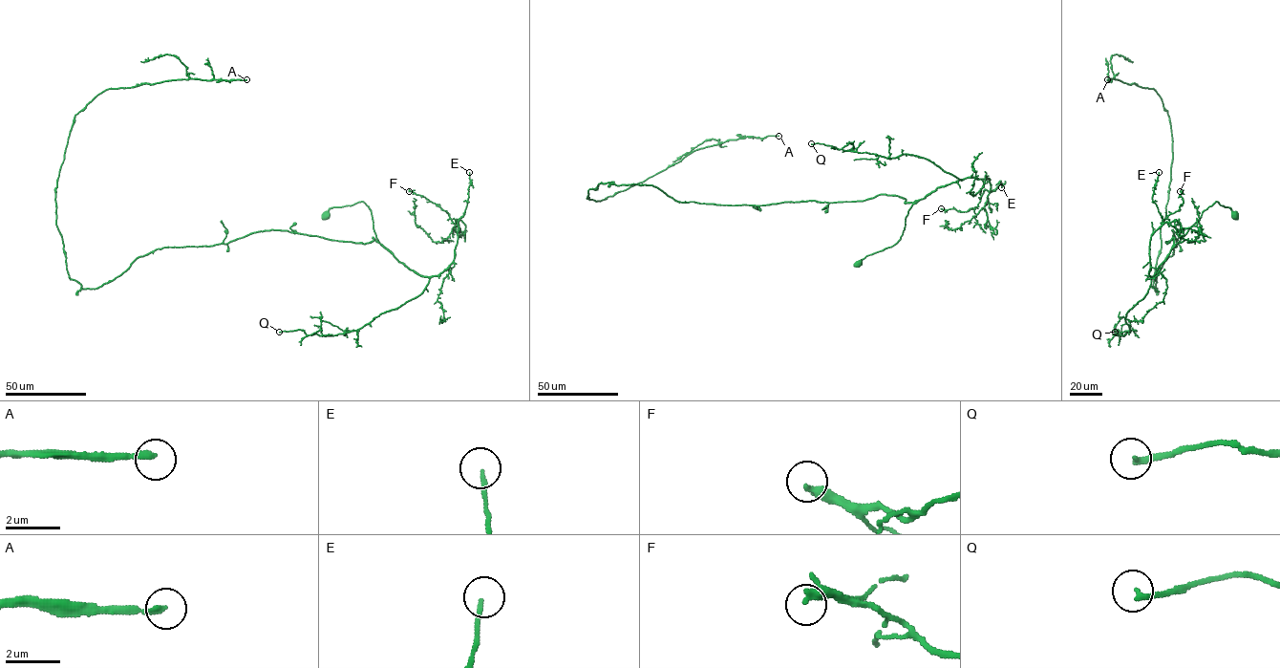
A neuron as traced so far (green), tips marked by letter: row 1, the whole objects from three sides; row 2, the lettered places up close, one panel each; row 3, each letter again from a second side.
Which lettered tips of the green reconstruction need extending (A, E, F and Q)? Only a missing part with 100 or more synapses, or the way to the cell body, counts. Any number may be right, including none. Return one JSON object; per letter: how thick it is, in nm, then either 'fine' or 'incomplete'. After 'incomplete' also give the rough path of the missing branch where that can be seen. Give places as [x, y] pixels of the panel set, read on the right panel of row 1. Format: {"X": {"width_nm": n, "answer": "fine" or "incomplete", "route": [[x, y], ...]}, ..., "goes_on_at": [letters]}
{"A": {"width_nm": 200, "answer": "incomplete", "route": [[1107, 79], [1108, 60], [1113, 63], [1118, 54], [1118, 39], [1123, 39]]}, "E": {"width_nm": 140, "answer": "fine"}, "F": {"width_nm": 220, "answer": "fine"}, "Q": {"width_nm": 200, "answer": "fine"}, "goes_on_at": ["A"]}

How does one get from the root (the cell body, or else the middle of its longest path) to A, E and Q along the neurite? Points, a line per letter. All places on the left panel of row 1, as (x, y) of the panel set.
A: (327, 217), (363, 202), (385, 247), (270, 229), (70, 277), (74, 117), (109, 89), (246, 79)
E: (327, 217), (330, 208), (363, 202), (382, 245), (419, 274), (438, 275), (454, 258), (469, 172)
Q: (327, 217), (330, 208), (363, 202), (378, 241), (428, 283), (356, 330), (279, 332)

